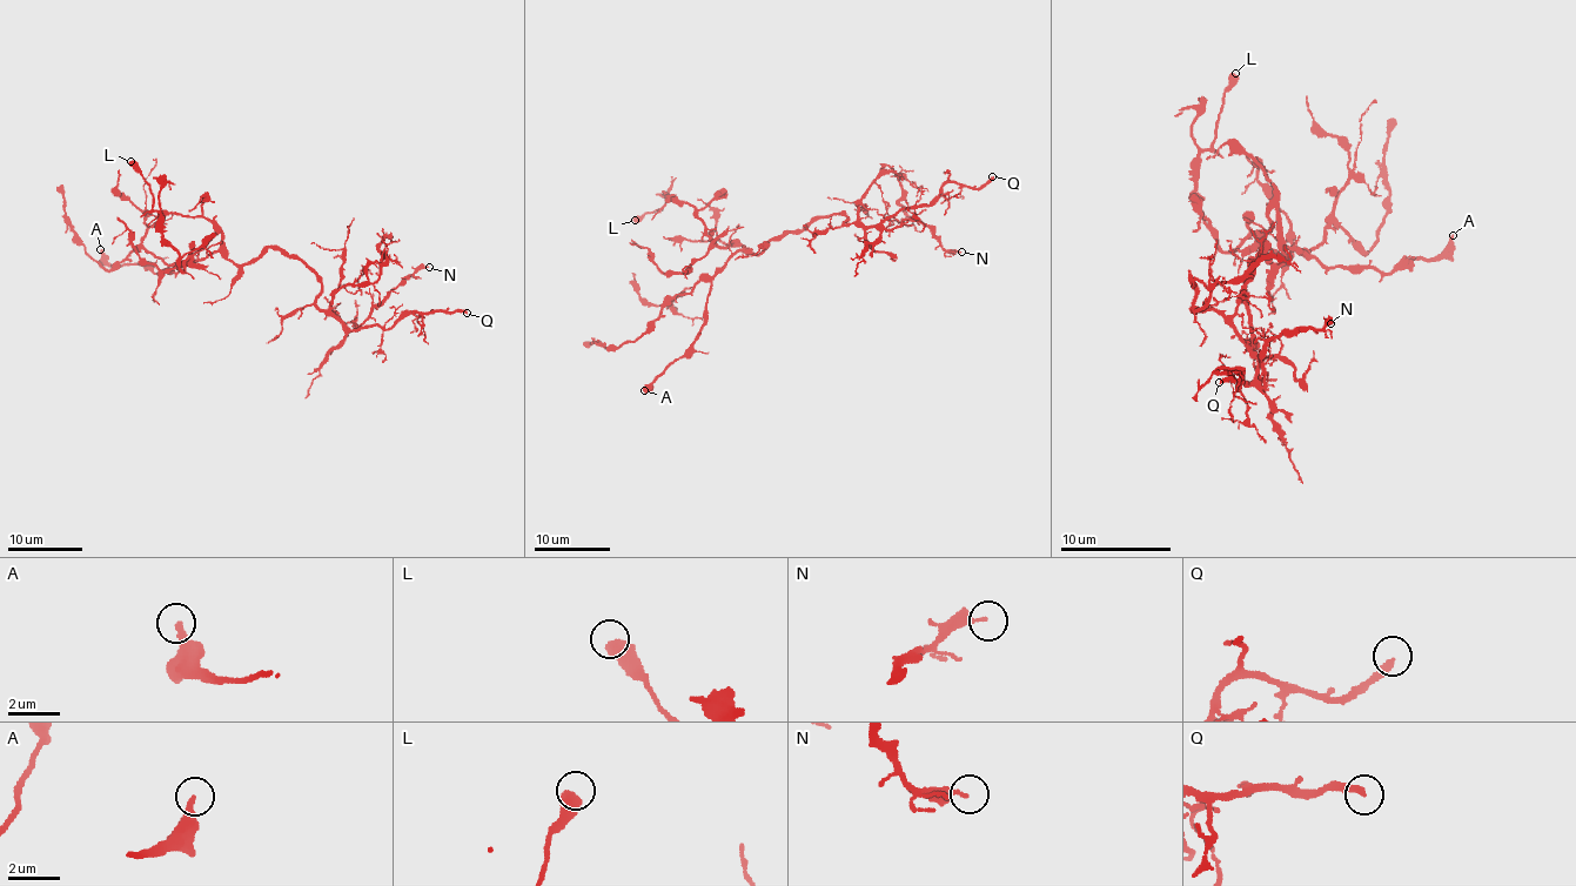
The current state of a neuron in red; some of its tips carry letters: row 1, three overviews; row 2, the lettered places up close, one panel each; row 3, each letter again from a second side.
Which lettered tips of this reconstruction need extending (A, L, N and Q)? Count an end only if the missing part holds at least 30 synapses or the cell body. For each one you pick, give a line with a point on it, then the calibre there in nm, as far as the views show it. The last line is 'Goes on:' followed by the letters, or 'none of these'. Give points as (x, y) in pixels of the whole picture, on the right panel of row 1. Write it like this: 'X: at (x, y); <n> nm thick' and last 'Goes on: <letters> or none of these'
Q: at (1219, 382); 240 nm thick
Goes on: Q

